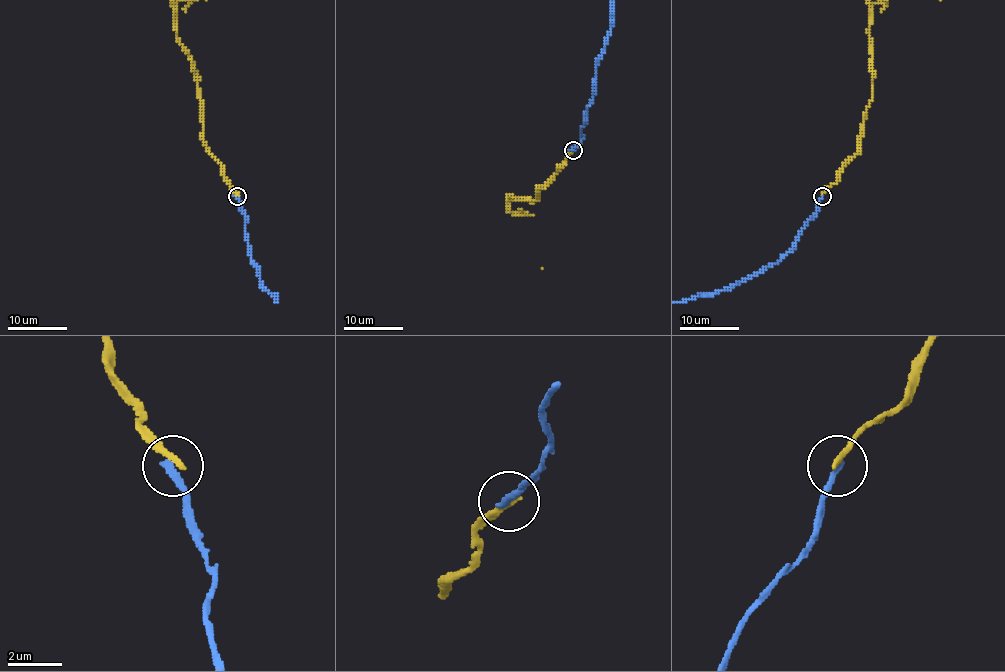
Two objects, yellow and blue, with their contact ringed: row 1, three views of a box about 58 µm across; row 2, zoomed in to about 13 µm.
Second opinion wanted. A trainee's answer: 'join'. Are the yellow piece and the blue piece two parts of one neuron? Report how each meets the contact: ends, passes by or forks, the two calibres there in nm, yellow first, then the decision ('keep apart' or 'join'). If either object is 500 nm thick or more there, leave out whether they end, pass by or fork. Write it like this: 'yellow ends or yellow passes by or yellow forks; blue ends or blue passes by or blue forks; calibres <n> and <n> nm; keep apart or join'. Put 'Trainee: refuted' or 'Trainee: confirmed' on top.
Trainee: refuted
yellow ends; blue ends; calibres 260 and 280 nm; keep apart

